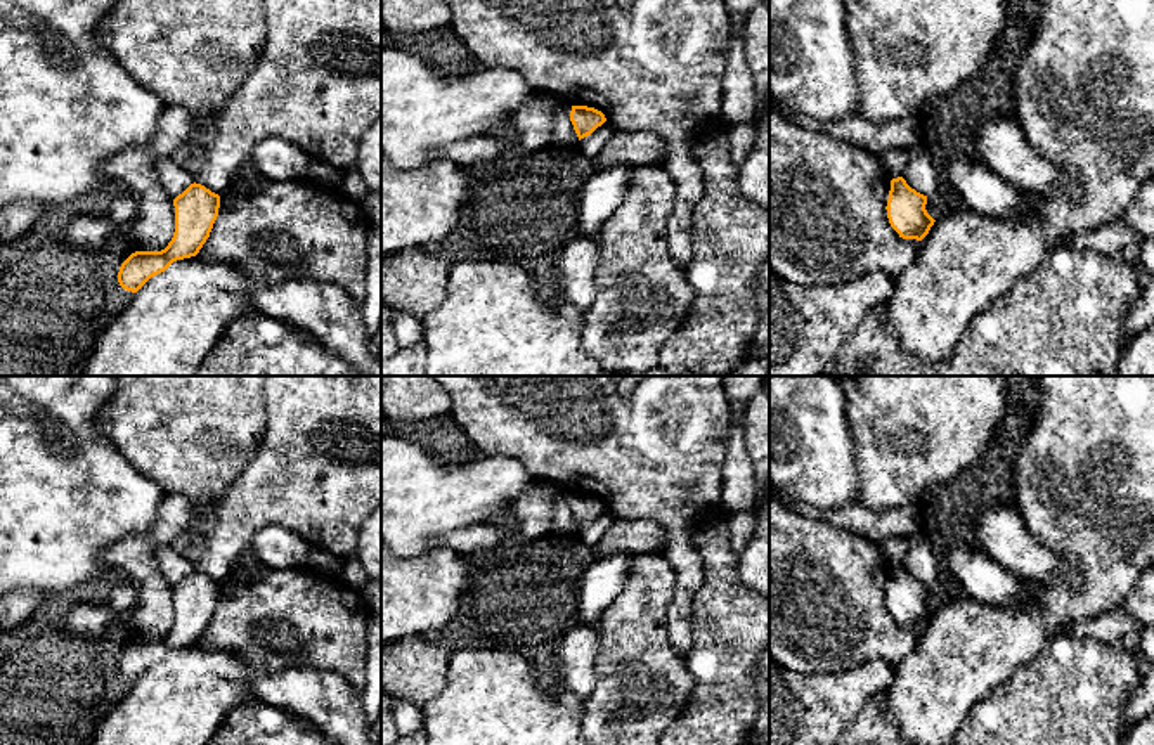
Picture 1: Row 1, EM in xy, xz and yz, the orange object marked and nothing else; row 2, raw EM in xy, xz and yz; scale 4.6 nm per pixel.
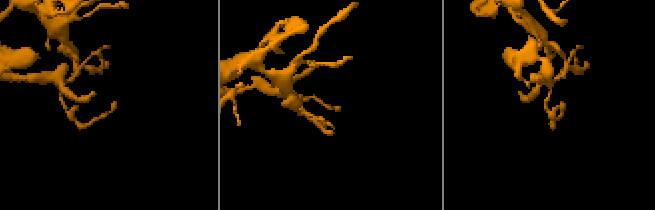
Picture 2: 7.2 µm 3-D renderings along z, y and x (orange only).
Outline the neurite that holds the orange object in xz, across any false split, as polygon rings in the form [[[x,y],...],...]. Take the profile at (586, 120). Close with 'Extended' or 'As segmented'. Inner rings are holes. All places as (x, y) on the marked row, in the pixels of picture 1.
[[[572,106],[570,121],[574,130],[580,139],[591,135],[598,126],[601,126],[606,118],[601,111],[587,106]]]. As segmented

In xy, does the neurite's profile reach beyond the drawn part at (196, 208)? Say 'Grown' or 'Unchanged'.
Unchanged

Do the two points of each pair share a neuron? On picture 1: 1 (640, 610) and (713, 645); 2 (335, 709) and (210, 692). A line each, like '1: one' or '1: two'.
1: two
2: one

